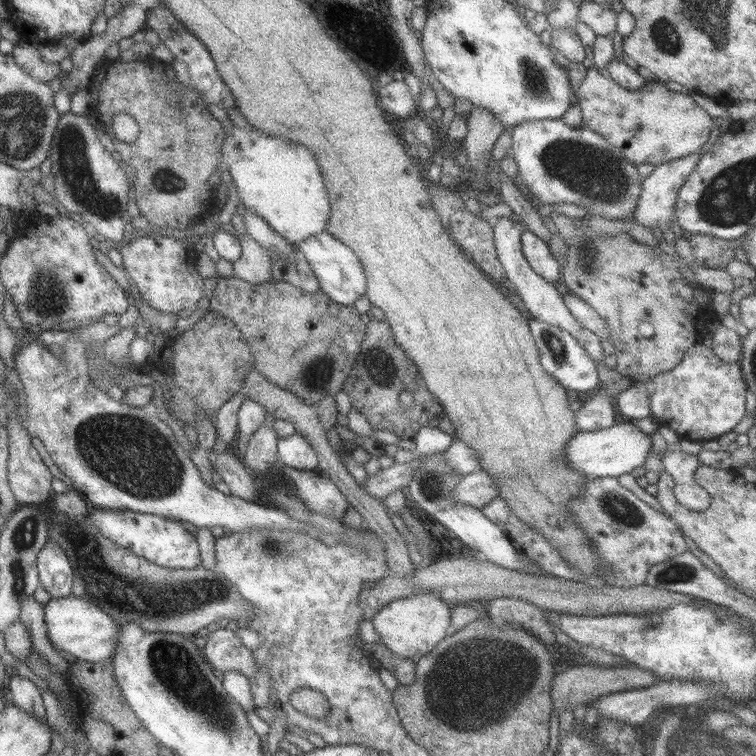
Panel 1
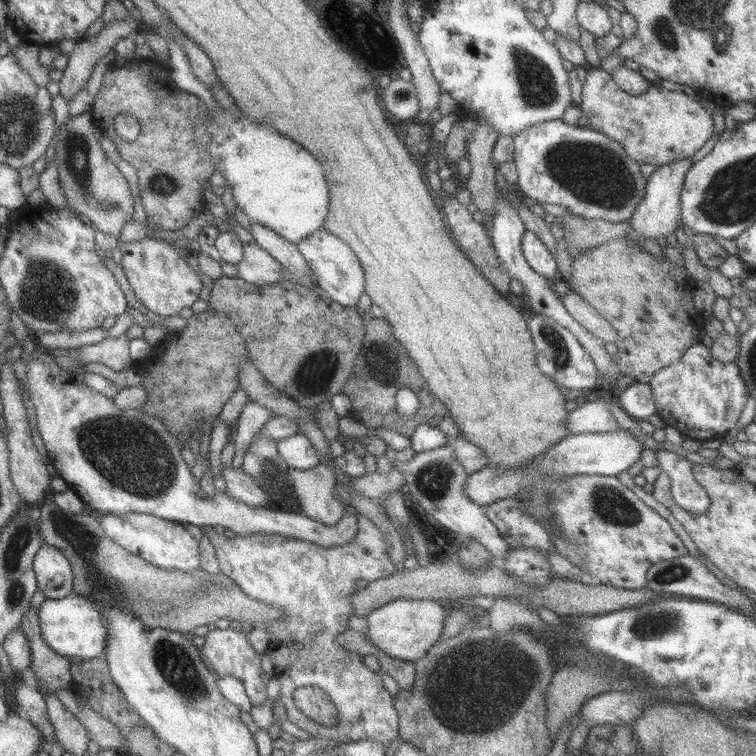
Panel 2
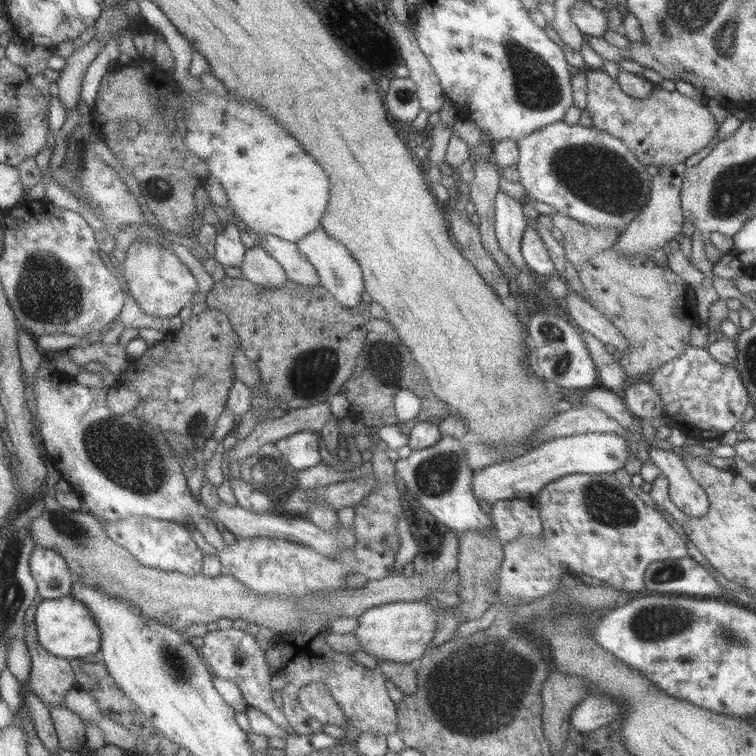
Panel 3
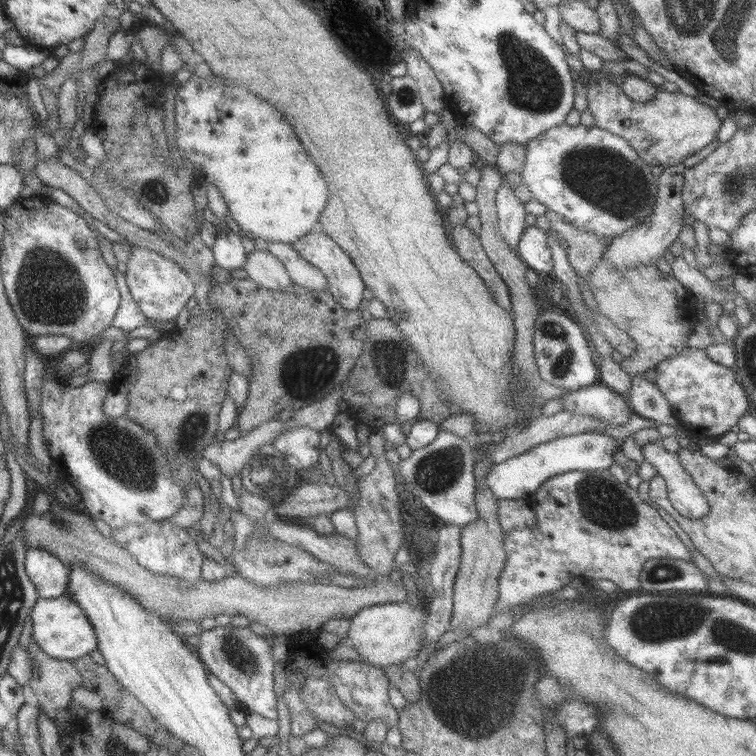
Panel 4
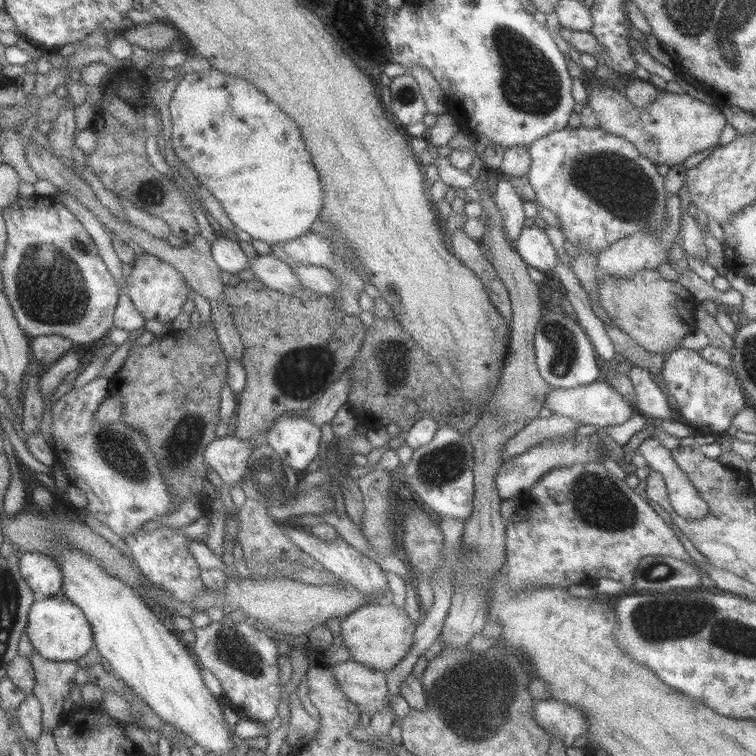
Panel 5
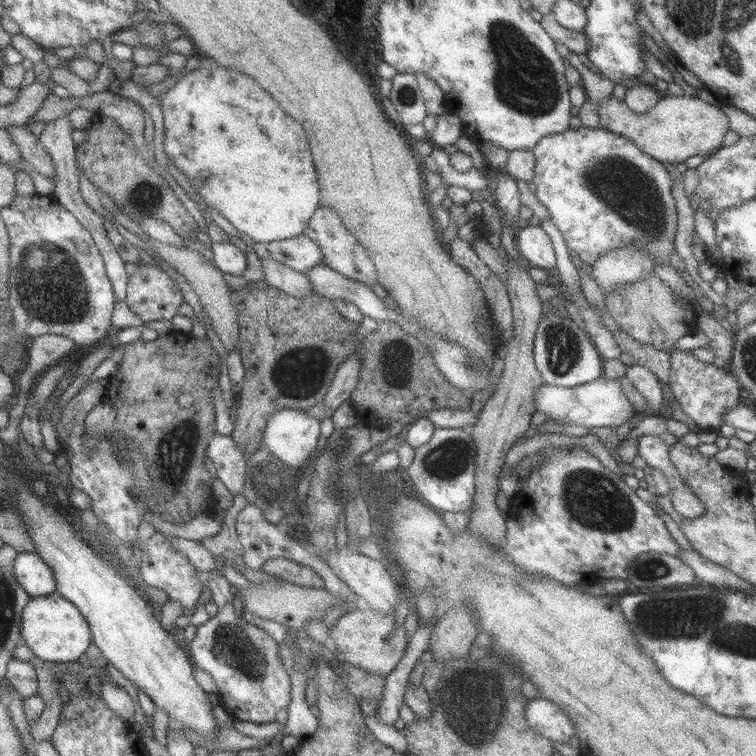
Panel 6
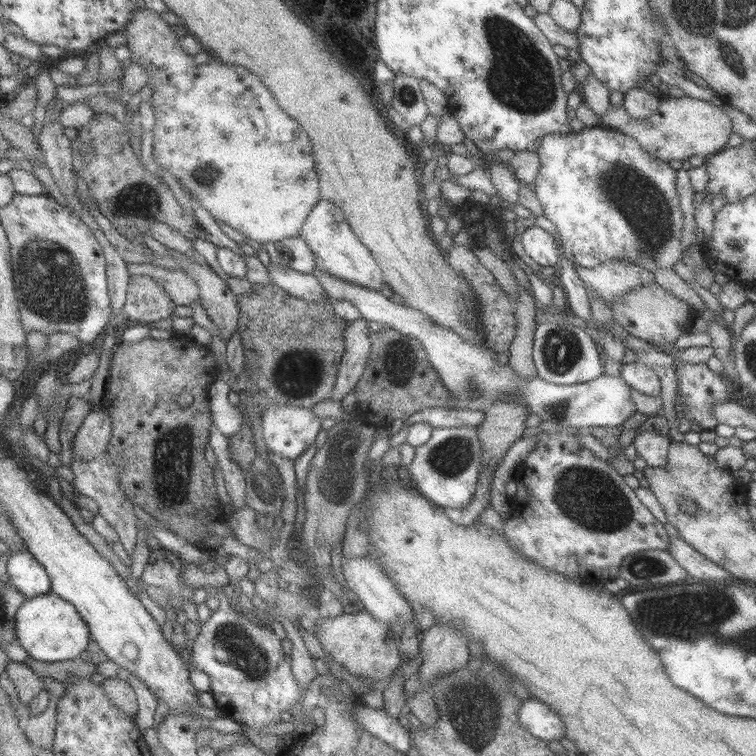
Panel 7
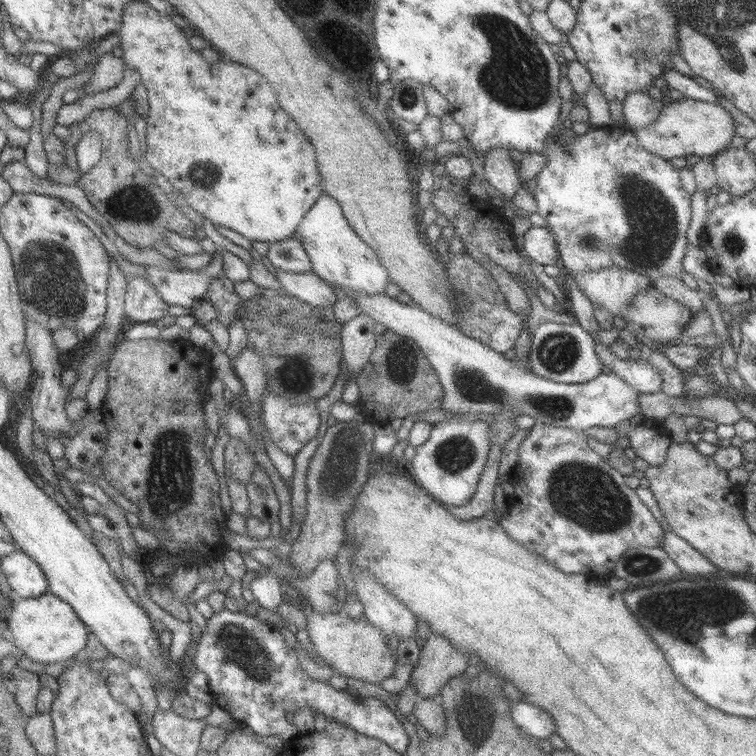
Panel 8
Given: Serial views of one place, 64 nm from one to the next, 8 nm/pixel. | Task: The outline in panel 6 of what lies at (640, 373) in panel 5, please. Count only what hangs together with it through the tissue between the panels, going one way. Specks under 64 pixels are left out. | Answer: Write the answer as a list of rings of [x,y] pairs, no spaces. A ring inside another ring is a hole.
[[[633,364],[628,366],[624,376],[635,387],[635,390],[645,398],[645,402],[649,404],[649,409],[652,412],[648,414],[658,416],[664,414],[663,412],[658,412],[659,409],[664,411],[663,406],[661,406],[661,402],[663,402],[662,387],[653,372],[649,372],[647,368],[639,366],[639,364]]]

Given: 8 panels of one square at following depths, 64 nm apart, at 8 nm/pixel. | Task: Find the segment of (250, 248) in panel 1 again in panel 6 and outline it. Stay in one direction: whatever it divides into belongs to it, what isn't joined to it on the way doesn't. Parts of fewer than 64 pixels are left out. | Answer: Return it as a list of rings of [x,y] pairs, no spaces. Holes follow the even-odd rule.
[[[270,257],[260,260],[260,264],[263,279],[269,286],[297,298],[307,297],[307,295],[315,293],[315,290],[311,288],[309,278],[303,273],[296,272]]]

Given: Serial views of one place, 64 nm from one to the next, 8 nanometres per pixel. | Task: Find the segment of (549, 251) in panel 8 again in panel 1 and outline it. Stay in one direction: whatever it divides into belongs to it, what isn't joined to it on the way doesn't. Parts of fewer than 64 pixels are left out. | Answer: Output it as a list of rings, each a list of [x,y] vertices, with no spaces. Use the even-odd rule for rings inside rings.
[[[527,230],[520,235],[520,242],[523,257],[528,266],[547,282],[554,284],[559,282],[561,264],[551,255],[546,243]]]

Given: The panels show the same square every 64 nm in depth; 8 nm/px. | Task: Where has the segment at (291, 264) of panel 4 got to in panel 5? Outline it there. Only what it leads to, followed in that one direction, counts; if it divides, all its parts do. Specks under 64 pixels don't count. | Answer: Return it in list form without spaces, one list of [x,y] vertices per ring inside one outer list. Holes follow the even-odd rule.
[[[307,265],[290,268],[293,275],[297,275],[303,289],[309,289],[318,295],[335,296],[339,290],[339,278],[333,275],[327,268]]]

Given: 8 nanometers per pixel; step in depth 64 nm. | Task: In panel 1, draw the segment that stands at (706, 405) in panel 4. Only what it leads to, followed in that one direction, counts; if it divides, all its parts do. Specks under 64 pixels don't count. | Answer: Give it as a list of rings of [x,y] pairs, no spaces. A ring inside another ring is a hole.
[[[697,343],[685,351],[681,362],[667,370],[659,372],[643,383],[647,390],[651,417],[662,426],[674,430],[680,439],[708,441],[717,439],[721,434],[729,432],[745,415],[745,392],[748,390],[743,380],[738,363],[723,362],[717,358],[712,349]]]

